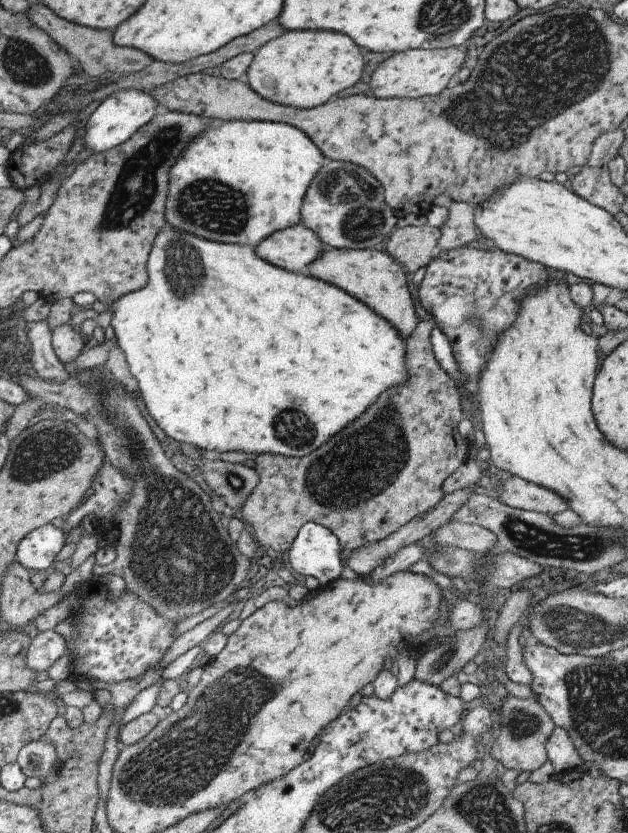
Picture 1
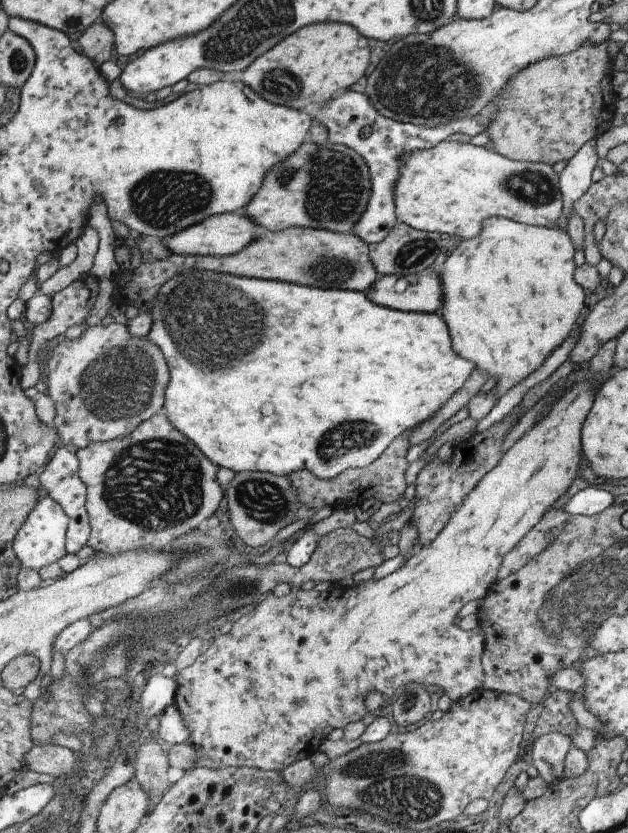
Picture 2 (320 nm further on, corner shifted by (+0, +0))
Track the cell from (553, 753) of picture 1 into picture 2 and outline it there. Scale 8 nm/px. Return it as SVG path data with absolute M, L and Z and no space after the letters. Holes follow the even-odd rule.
M551 732L536 738L529 750L529 758L541 780L549 784L562 777L563 758L570 746L567 732Z

